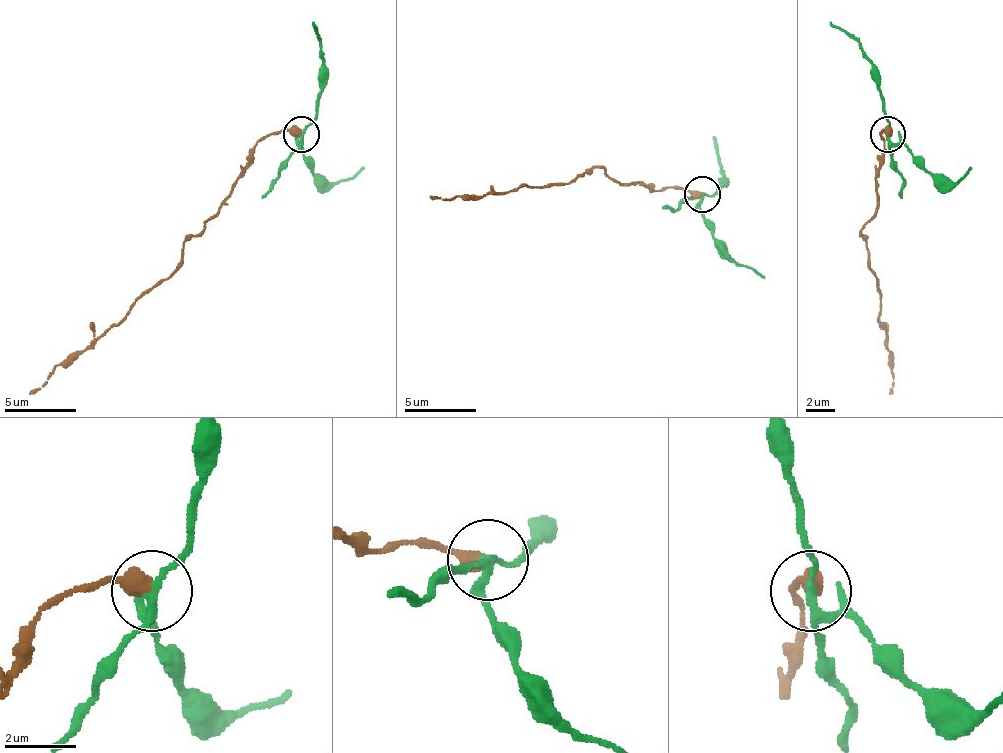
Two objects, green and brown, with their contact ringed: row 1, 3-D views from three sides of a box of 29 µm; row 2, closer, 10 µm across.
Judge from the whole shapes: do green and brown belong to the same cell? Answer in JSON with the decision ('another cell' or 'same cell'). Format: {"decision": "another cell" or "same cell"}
{"decision": "another cell"}

